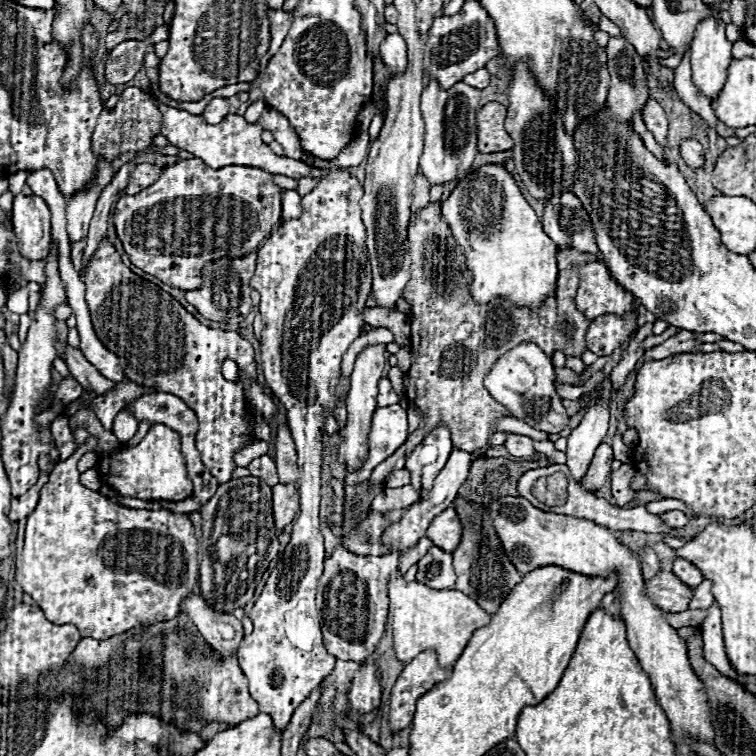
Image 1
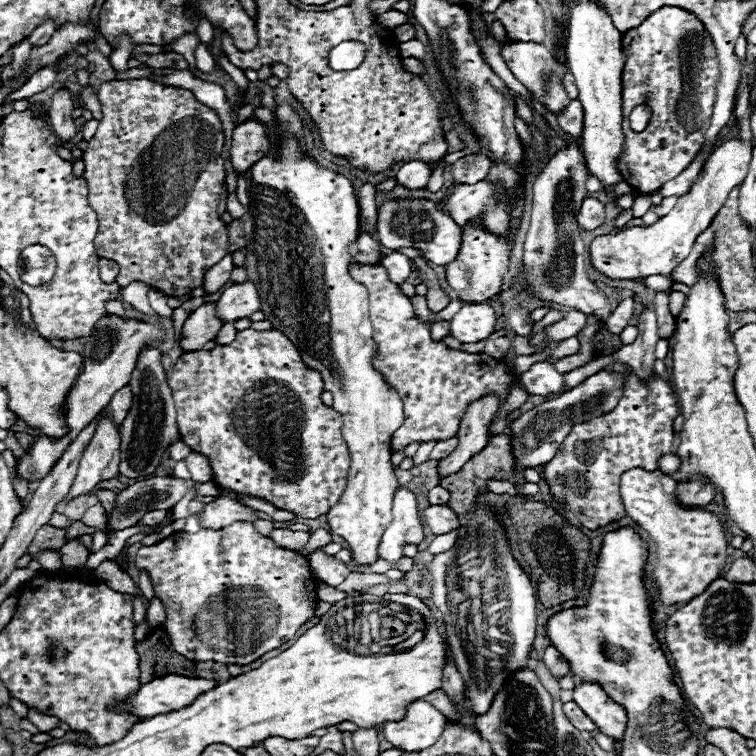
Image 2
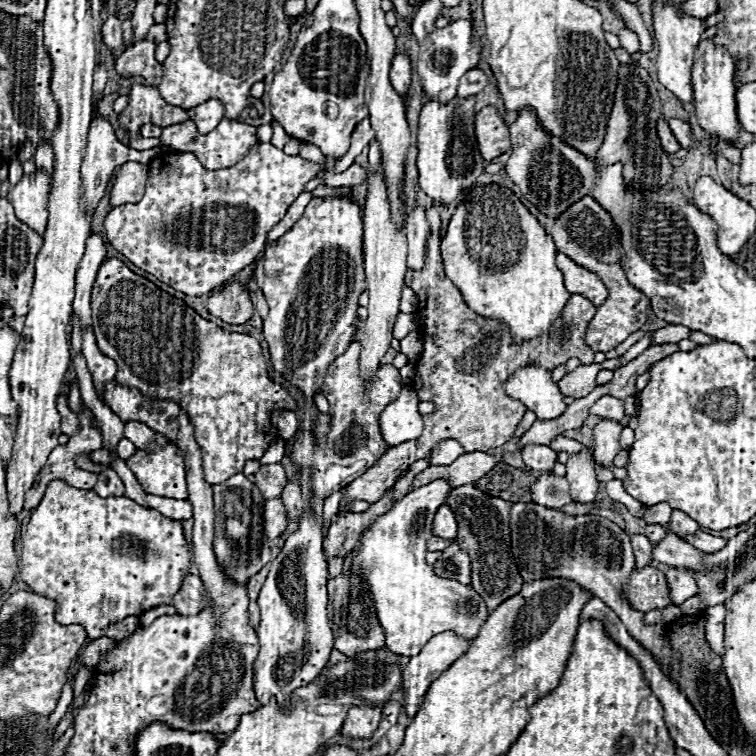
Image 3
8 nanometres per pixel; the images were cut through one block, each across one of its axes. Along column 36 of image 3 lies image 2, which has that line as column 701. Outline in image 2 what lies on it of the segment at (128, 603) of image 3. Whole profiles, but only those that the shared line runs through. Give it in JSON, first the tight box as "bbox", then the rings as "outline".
{"bbox":[620,470,728,604],"outline":[[[626,470],[620,476],[620,498],[626,514],[648,532],[656,544],[652,562],[652,580],[658,586],[660,600],[670,604],[688,604],[700,596],[722,572],[728,556],[726,530],[720,518],[700,506],[682,506],[676,498],[676,480],[662,472]]]}

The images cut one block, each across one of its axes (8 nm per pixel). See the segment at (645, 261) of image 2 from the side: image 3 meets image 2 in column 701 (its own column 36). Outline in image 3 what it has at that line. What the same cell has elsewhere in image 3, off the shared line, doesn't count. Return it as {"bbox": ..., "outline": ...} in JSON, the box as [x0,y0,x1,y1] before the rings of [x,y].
{"bbox":[10,172,50,236],"outline":[[[34,172],[30,178],[22,178],[10,190],[10,202],[18,220],[28,224],[40,236],[44,236],[48,220],[48,194],[50,180],[44,172]]]}

